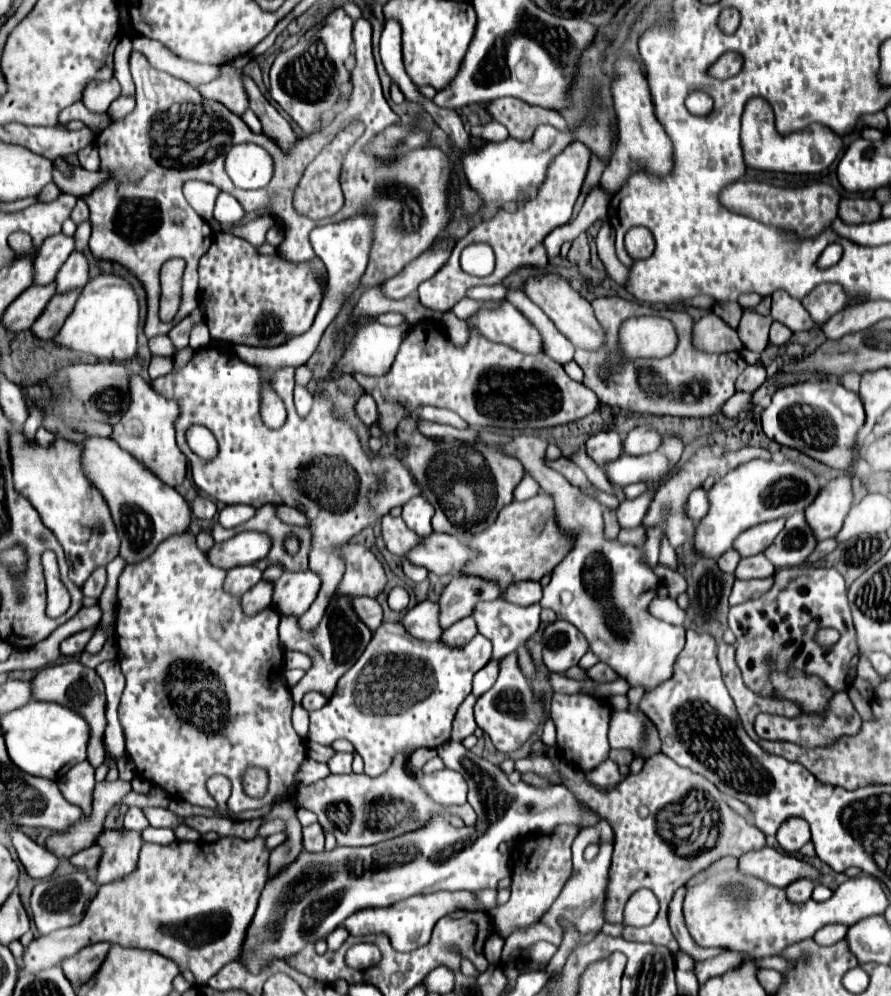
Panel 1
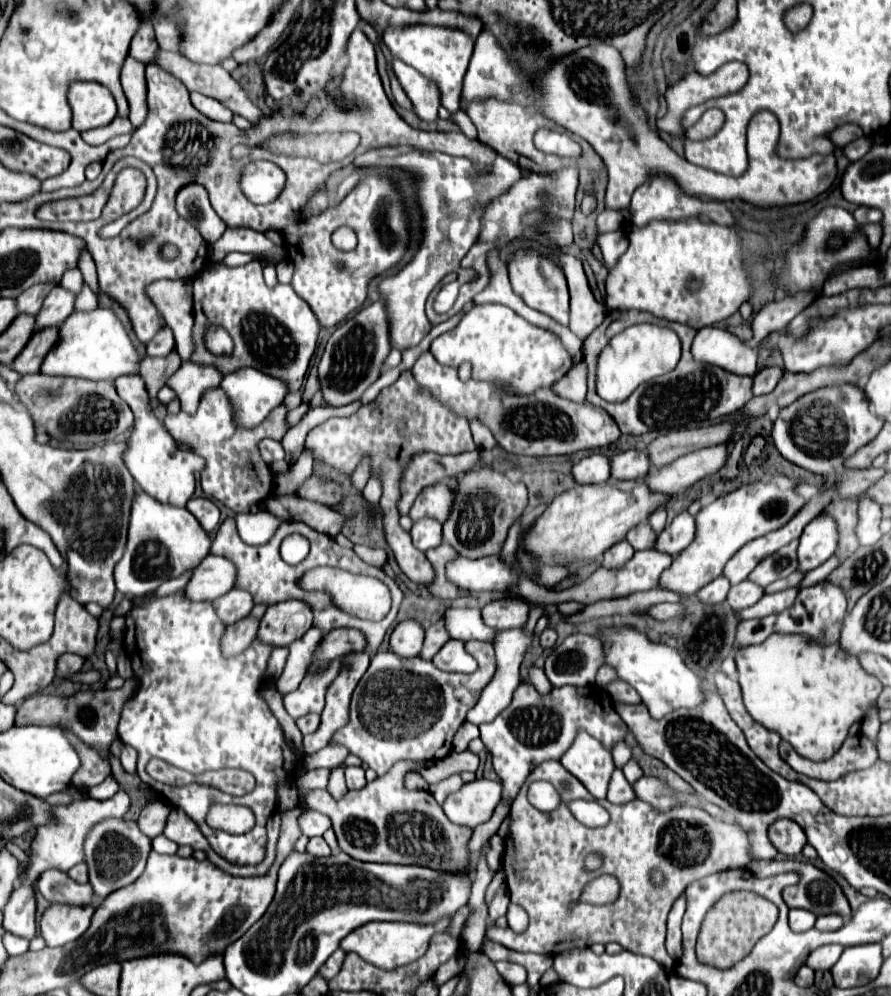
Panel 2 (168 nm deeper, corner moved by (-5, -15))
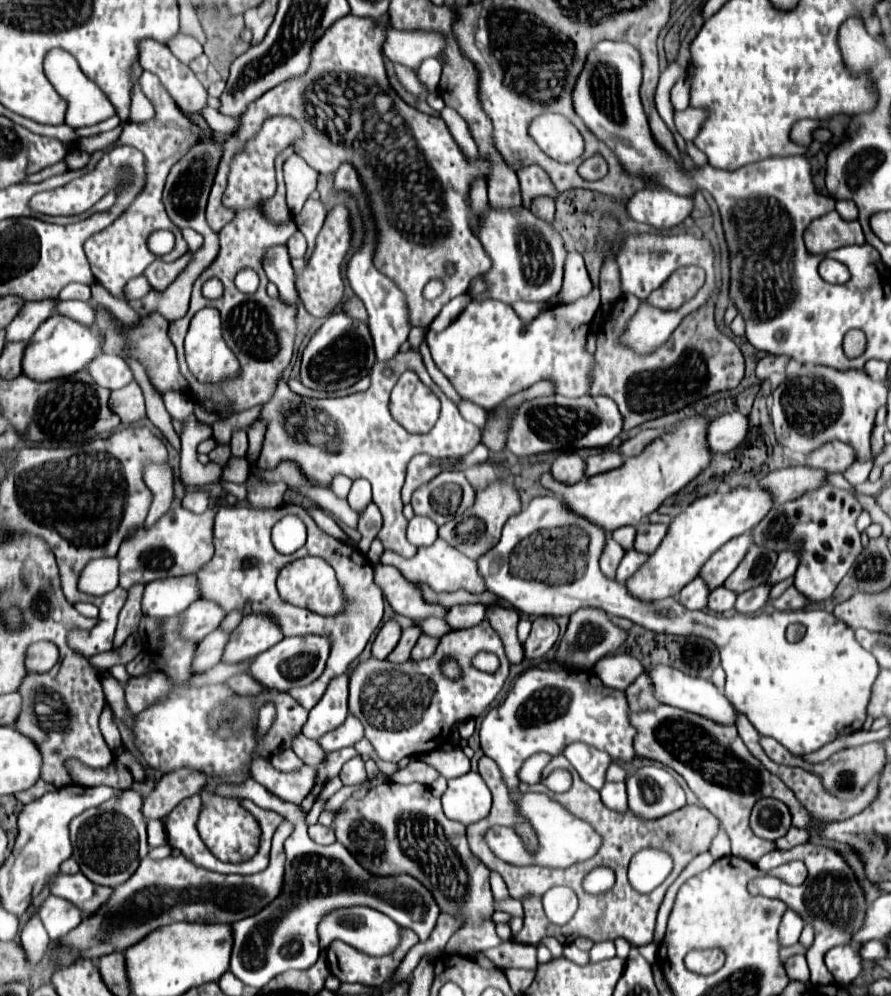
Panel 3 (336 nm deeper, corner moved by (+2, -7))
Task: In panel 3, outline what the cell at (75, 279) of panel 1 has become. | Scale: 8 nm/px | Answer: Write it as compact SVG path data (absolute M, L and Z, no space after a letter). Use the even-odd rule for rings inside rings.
M41 299L41 301L27 301L19 311L17 319L7 327L7 341L29 341L39 325L51 317L55 311L55 299Z

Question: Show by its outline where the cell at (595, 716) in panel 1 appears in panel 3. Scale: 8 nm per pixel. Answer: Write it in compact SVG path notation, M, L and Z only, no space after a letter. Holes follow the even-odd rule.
M573 743L565 747L563 755L569 759L569 763L575 767L579 777L593 789L601 789L605 783L605 773L613 759L605 755L603 751L597 751L595 747L589 747L585 743Z

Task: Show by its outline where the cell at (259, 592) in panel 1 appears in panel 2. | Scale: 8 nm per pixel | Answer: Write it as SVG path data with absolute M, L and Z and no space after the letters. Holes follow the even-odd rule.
M244 617L238 623L234 623L232 627L228 627L220 639L220 649L224 657L234 657L240 655L244 651L244 647L248 647L252 643L252 639L256 639L256 631L258 631L258 619L252 617Z

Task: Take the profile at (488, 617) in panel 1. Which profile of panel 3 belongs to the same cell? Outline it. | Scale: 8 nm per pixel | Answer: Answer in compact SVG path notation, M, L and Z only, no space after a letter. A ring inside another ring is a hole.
M377 563L373 565L373 569L375 569L375 581L395 613L415 621L429 617L445 619L449 609L439 603L427 603L423 599L423 593L411 581L407 581L395 567Z

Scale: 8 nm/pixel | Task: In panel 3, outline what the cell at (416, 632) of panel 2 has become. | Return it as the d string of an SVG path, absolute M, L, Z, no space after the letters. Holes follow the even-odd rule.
M387 621L379 629L379 633L373 641L373 655L377 659L387 659L387 655L397 647L399 639L401 639L401 625L395 621Z

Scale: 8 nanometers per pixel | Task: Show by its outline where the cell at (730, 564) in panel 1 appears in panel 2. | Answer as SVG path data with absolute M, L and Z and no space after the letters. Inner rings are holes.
M722 575L718 579L714 579L712 583L708 583L706 587L702 587L702 591L698 591L698 599L702 605L718 605L726 599L730 589L728 579L724 579Z

